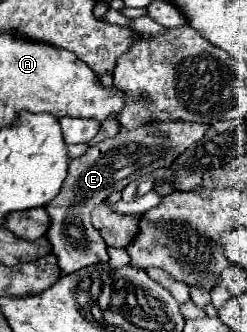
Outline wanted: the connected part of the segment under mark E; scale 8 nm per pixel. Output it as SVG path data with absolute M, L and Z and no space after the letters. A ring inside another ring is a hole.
M155 120L139 130L121 128L121 132L115 138L91 146L81 158L71 160L69 174L63 180L59 194L45 206L47 214L51 216L51 226L47 236L49 242L53 244L53 254L59 260L61 272L71 274L91 264L109 262L107 244L101 238L101 234L91 226L91 210L97 204L101 204L111 192L123 190L129 182L147 176L155 168L169 166L189 146L199 142L207 130L209 124L183 122L183 120L167 120L167 122ZM155 130L159 134L155 134Z

